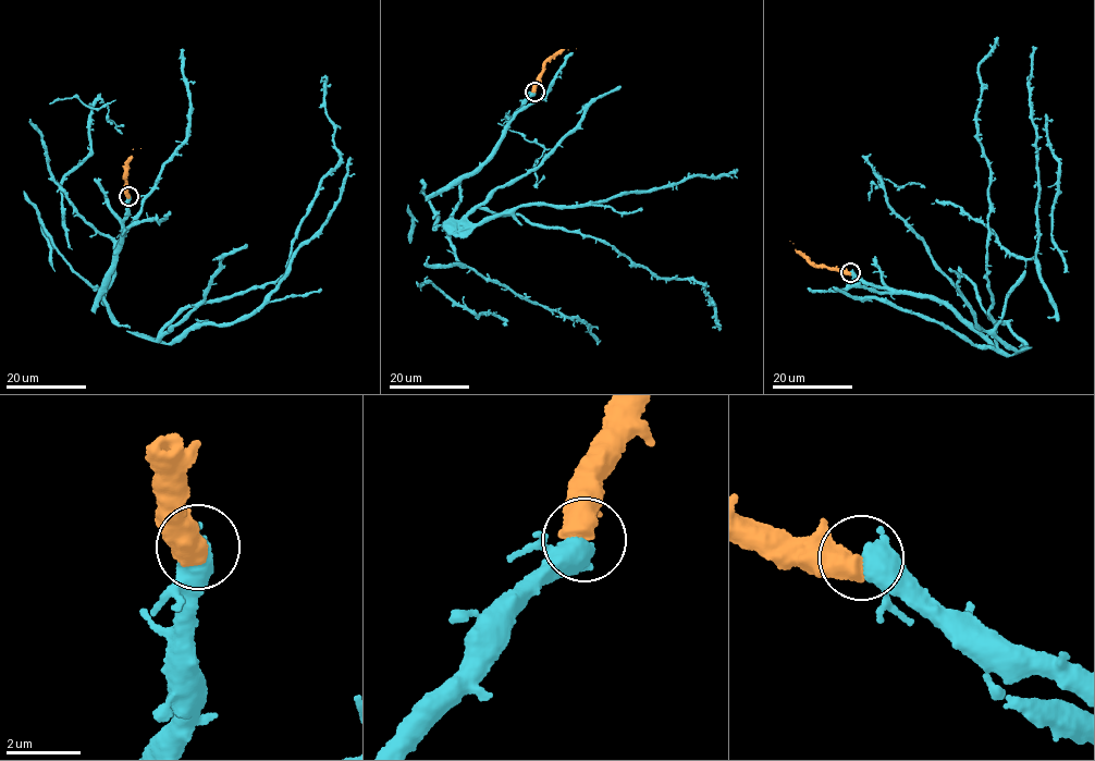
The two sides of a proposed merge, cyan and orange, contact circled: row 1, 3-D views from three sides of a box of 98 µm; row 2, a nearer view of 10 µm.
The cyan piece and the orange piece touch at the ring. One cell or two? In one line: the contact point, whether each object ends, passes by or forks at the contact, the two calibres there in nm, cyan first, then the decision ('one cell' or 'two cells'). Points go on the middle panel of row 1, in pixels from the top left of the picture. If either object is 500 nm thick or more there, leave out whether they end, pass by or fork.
place (534, 91); calibres 480 and 600 nm; one cell

